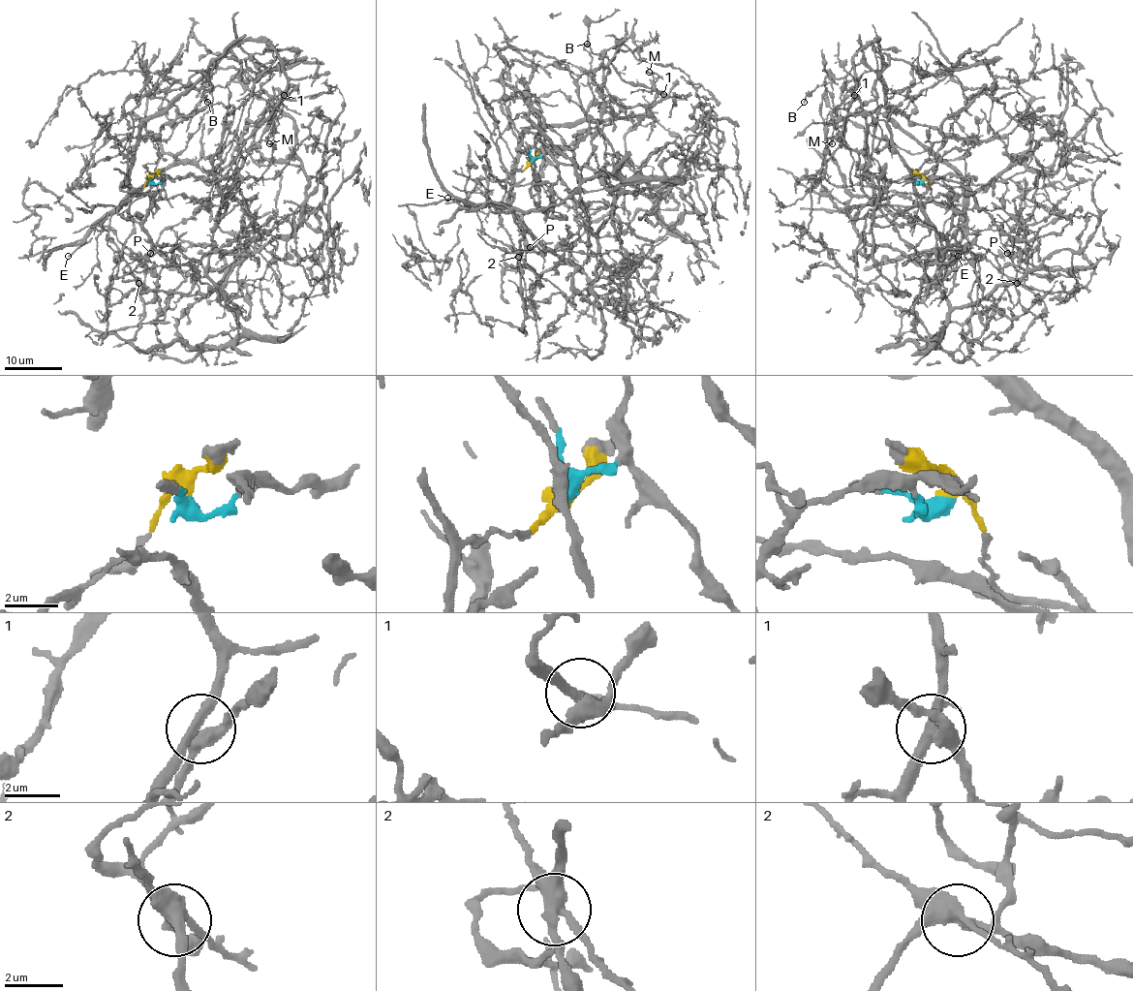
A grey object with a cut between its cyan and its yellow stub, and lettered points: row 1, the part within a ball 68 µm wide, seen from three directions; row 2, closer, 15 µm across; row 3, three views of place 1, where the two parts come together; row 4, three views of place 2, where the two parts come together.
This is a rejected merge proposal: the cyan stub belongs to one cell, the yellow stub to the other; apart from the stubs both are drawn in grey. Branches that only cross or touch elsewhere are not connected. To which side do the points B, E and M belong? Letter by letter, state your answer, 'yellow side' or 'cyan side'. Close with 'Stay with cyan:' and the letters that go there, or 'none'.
B: yellow side
E: yellow side
M: yellow side
Stay with cyan: none

